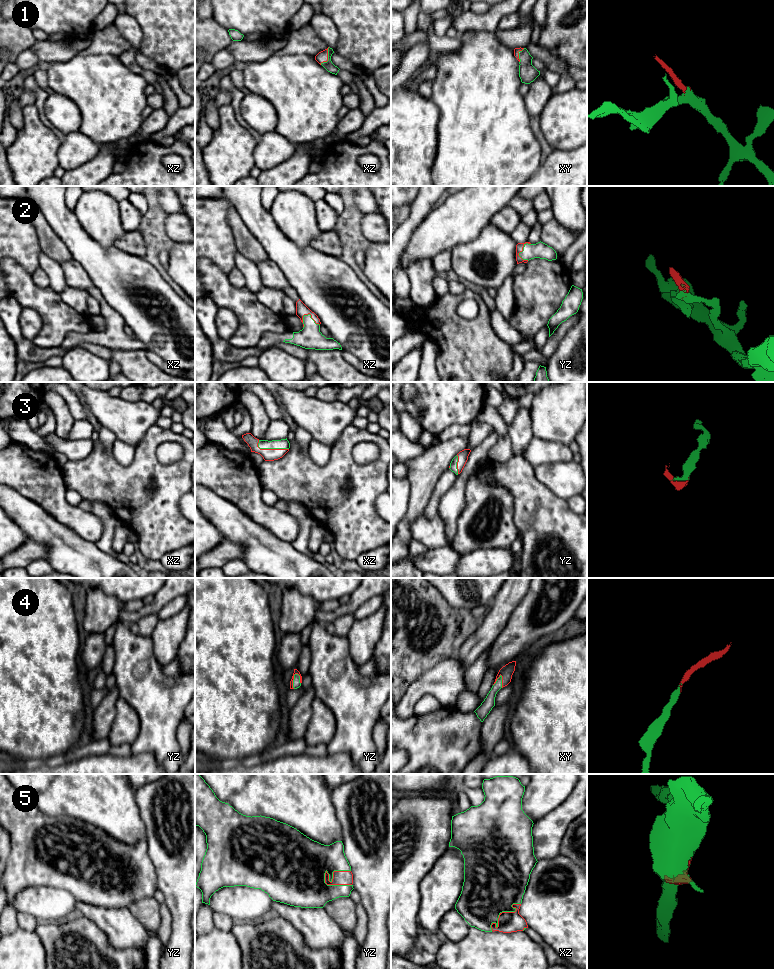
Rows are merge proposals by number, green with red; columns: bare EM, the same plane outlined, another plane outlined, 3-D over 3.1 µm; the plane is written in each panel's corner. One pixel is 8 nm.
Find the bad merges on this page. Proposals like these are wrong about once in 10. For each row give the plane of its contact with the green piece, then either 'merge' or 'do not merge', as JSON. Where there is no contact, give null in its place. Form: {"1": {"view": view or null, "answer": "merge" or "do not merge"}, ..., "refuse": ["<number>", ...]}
{"1": {"view": "xz", "answer": "merge"}, "2": {"view": "xz", "answer": "merge"}, "3": {"view": "xz", "answer": "merge"}, "4": {"view": "yz", "answer": "merge"}, "5": {"view": "yz", "answer": "merge"}, "refuse": []}

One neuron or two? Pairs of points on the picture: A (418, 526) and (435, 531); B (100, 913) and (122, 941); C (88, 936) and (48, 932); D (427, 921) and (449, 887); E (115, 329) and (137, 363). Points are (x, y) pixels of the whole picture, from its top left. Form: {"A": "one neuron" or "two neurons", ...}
{"A": "one neuron", "B": "one neuron", "C": "one neuron", "D": "one neuron", "E": "two neurons"}

